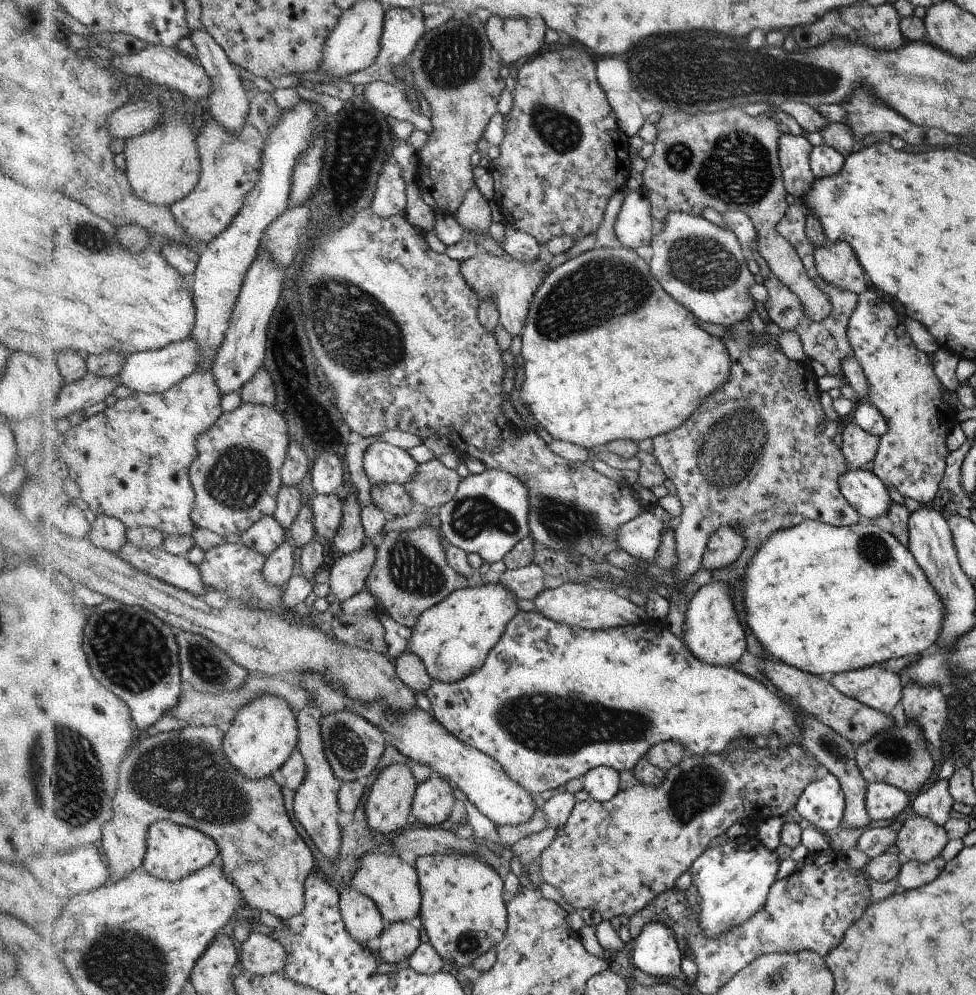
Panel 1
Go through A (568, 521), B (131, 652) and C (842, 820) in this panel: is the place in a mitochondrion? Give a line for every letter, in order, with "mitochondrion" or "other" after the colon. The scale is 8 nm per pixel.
A: mitochondrion
B: mitochondrion
C: other

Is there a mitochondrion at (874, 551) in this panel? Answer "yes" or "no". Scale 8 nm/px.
yes

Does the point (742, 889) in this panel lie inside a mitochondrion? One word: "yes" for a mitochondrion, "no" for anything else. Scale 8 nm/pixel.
no

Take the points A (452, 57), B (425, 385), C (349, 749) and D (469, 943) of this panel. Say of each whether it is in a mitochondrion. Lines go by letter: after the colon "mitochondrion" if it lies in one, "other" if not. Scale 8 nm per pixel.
A: mitochondrion
B: mitochondrion
C: mitochondrion
D: mitochondrion

